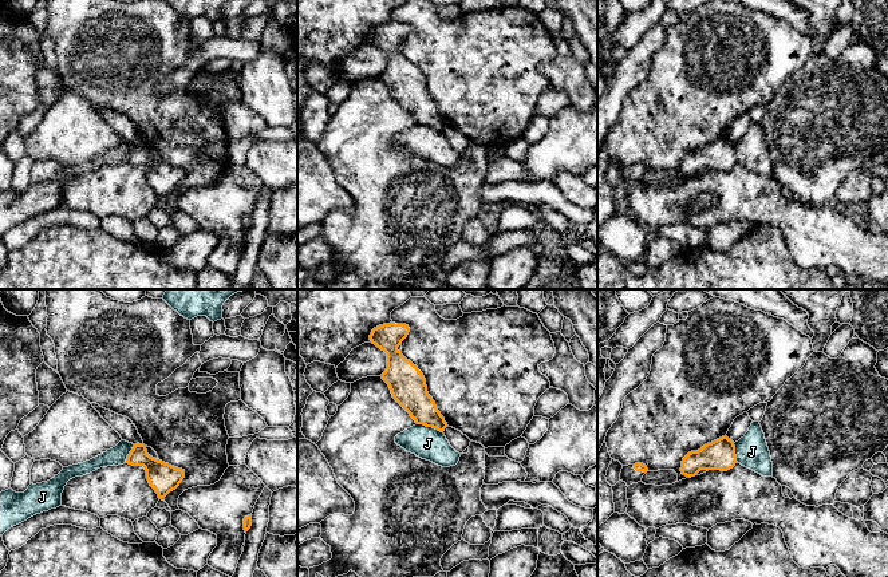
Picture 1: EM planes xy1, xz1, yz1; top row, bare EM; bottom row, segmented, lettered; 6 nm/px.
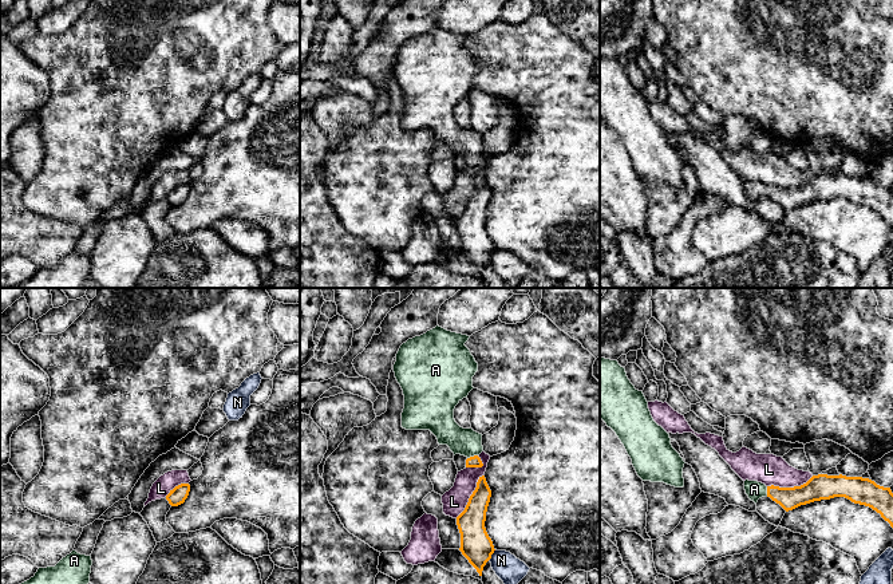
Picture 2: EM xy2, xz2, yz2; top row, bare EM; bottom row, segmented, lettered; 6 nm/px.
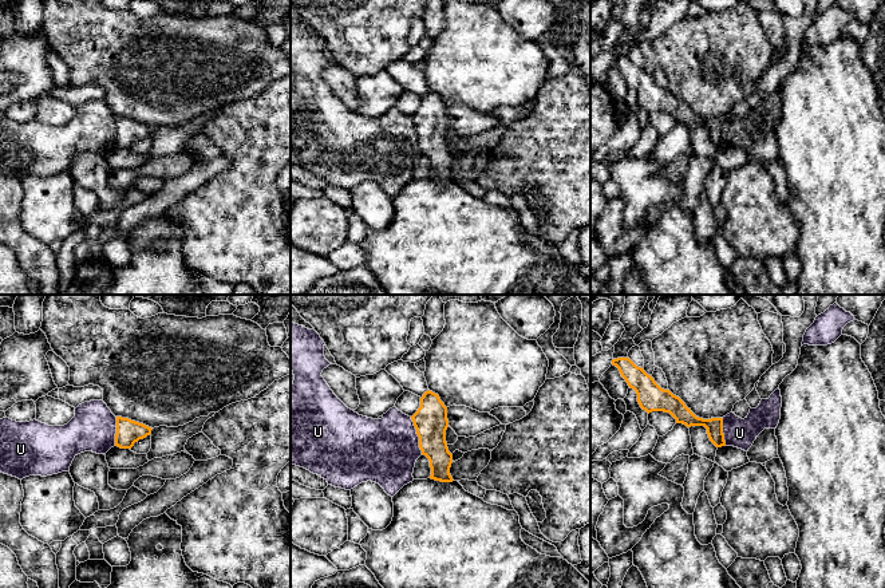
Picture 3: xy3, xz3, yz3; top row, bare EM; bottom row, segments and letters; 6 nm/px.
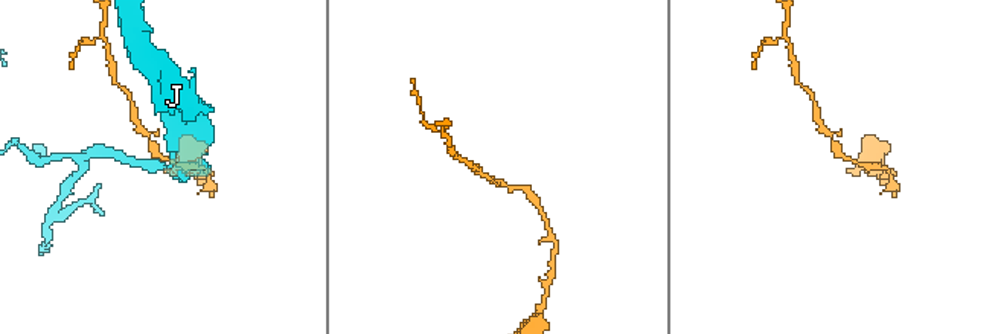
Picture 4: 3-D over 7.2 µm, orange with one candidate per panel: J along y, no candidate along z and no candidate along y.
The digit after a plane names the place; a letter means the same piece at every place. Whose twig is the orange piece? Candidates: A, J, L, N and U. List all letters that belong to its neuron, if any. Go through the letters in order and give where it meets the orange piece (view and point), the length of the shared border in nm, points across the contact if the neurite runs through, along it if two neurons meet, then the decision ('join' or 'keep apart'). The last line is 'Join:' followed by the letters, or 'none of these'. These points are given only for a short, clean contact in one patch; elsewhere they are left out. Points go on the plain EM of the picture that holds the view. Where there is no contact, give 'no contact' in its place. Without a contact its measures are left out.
A: xz2 (471, 157) | 70 nm | across xz2 (474, 161), (471, 157), (471, 148), (467, 142) | join
J: xz1 (430, 126) | 170 nm | along xz1 (417, 123), (431, 126), (442, 133) | keep apart
L: xz2 (470, 196) | 320 nm | along xz2 (483, 174), (478, 180), (466, 206), (455, 217) | keep apart
N: xz2 (492, 253) | 80 nm | along xz2 (496, 249), (489, 259) | keep apart
U: xz3 (418, 135) | 240 nm | along xz3 (410, 117), (422, 153) | keep apart
Join: A

